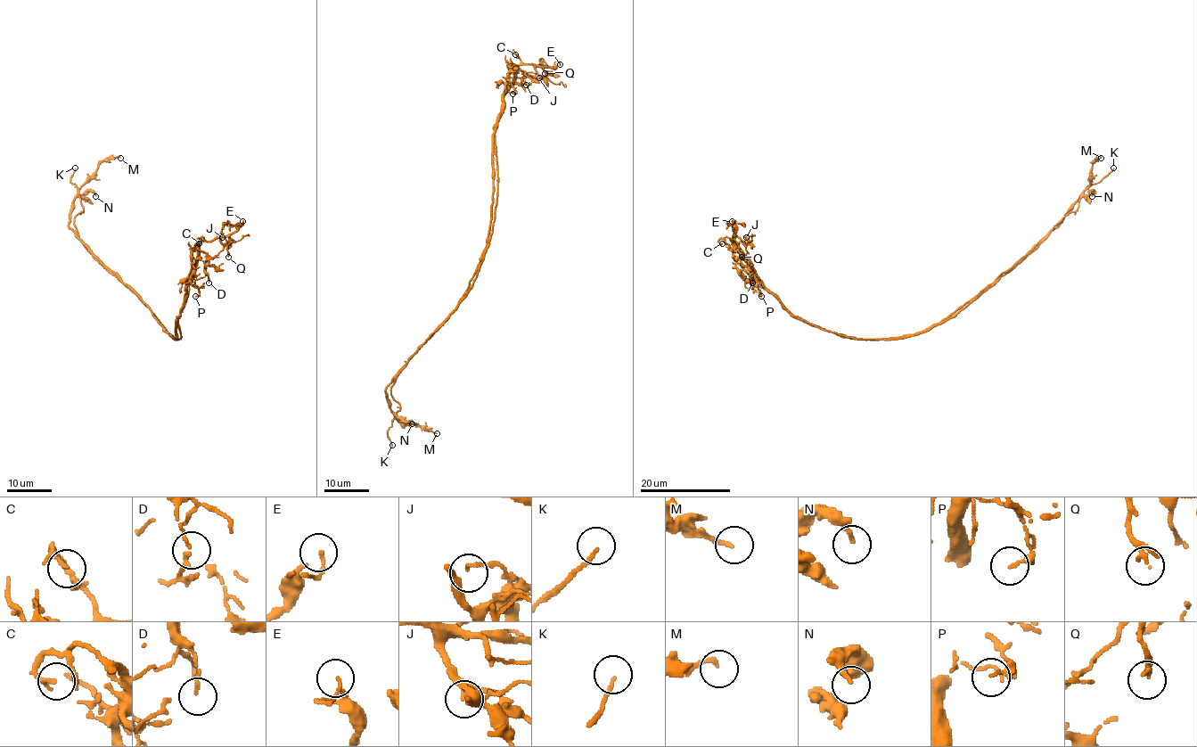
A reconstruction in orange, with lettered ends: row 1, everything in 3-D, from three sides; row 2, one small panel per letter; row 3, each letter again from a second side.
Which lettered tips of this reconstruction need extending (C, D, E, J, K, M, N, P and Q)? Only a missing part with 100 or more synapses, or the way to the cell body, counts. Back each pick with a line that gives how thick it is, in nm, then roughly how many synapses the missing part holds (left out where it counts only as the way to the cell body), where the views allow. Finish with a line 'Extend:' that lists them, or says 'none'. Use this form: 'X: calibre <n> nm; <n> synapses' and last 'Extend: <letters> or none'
K: calibre 130 nm
Extend: K

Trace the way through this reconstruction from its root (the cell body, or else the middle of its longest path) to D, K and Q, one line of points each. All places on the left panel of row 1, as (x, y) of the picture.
D: (165, 330), (176, 338), (176, 321), (187, 280), (195, 268), (198, 248), (207, 258), (205, 273), (209, 283)
K: (165, 330), (143, 301), (69, 226), (70, 205), (77, 192), (70, 181), (75, 168)
Q: (165, 330), (176, 338), (176, 321), (187, 280), (195, 268), (196, 247), (202, 241), (222, 236), (228, 257)

